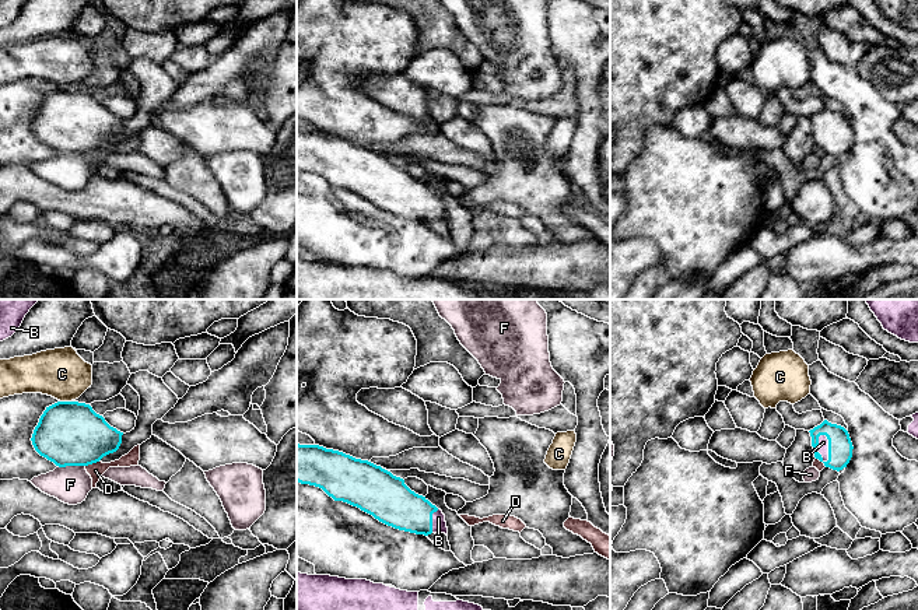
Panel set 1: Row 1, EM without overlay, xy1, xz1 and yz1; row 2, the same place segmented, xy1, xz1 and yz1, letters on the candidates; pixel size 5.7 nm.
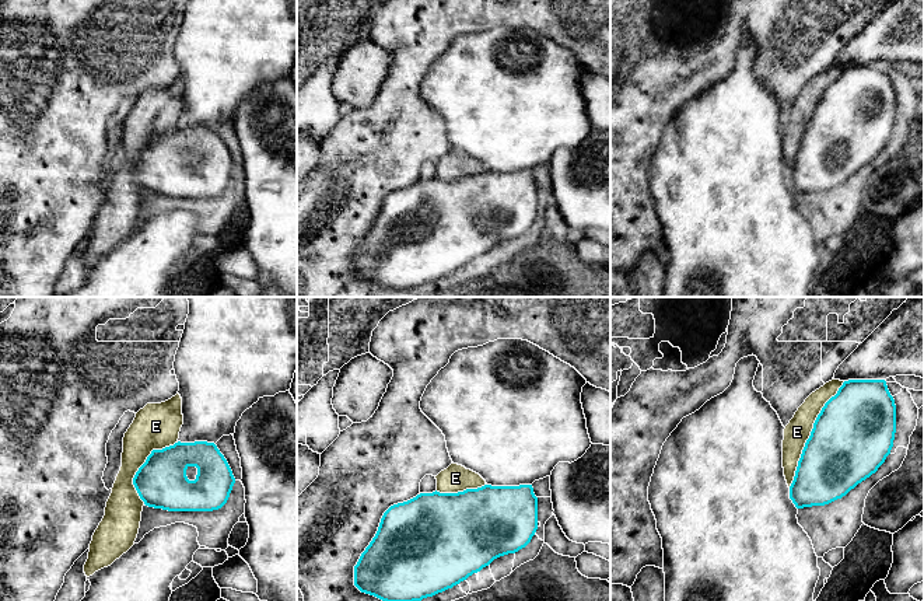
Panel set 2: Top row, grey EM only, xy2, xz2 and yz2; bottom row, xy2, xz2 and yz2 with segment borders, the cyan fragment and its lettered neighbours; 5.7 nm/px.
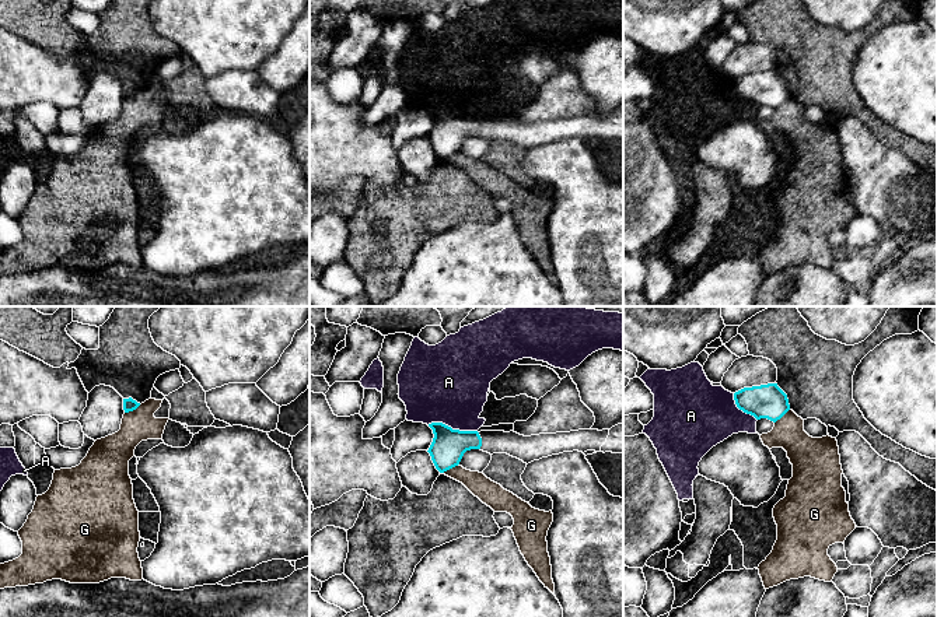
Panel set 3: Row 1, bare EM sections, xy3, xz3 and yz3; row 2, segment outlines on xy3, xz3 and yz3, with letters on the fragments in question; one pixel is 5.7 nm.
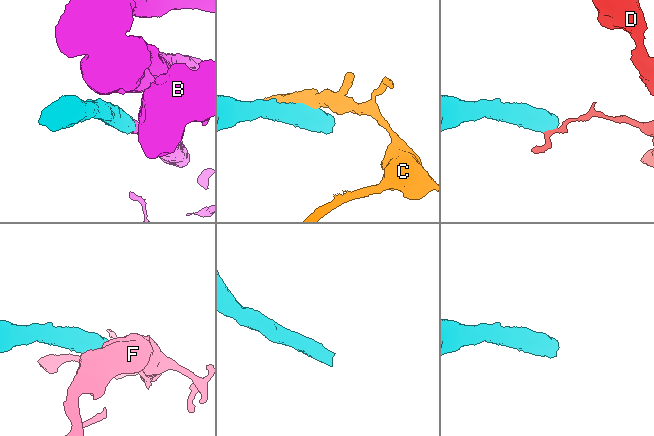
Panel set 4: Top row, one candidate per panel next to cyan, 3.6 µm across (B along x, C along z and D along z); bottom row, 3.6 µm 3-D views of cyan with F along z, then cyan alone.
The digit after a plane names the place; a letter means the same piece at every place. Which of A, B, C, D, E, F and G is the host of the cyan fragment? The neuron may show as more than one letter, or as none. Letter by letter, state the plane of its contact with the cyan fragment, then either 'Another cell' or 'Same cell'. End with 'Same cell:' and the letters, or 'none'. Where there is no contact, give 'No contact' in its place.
A: Touches cyan in xz3. Another cell
B: Touches cyan in yz1. Same cell
C: Touches cyan in xy1. Another cell
D: Touches cyan in xy1. Another cell
E: Touches cyan in yz2. Another cell
F: Touches cyan in xy1. Another cell
G: Touches cyan in xz3. Another cell
Same cell: B

